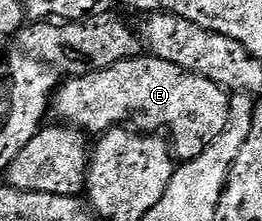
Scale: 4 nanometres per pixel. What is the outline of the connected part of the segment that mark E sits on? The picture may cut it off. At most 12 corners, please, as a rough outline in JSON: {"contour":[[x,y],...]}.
{"contour":[[137,56],[63,83],[61,123],[131,124],[198,157],[229,95],[170,60]]}

